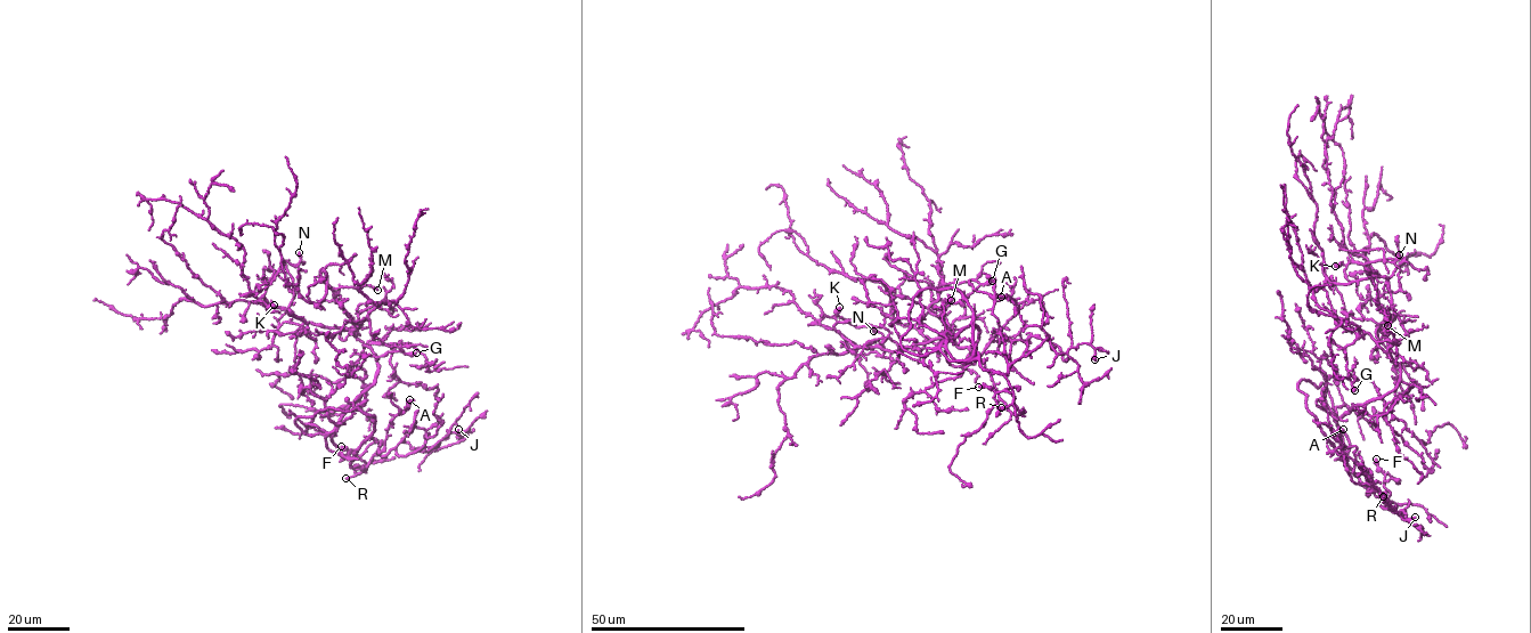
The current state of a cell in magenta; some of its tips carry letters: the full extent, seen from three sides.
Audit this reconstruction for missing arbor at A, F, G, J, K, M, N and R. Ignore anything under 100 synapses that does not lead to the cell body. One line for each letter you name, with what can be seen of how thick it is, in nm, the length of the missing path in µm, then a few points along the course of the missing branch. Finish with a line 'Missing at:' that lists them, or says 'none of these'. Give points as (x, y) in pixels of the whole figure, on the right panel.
Missing at: none of these

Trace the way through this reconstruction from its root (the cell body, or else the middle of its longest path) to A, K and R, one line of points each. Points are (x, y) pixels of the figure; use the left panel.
A: (366, 346), (379, 368), (331, 438), (351, 465), (366, 468), (383, 451), (390, 421), (409, 399)
K: (366, 346), (350, 331), (303, 322), (268, 303), (265, 295), (260, 299), (267, 307), (274, 305)
R: (366, 346), (379, 368), (372, 384), (342, 415), (331, 438), (352, 460), (351, 465), (366, 469), (345, 478)

